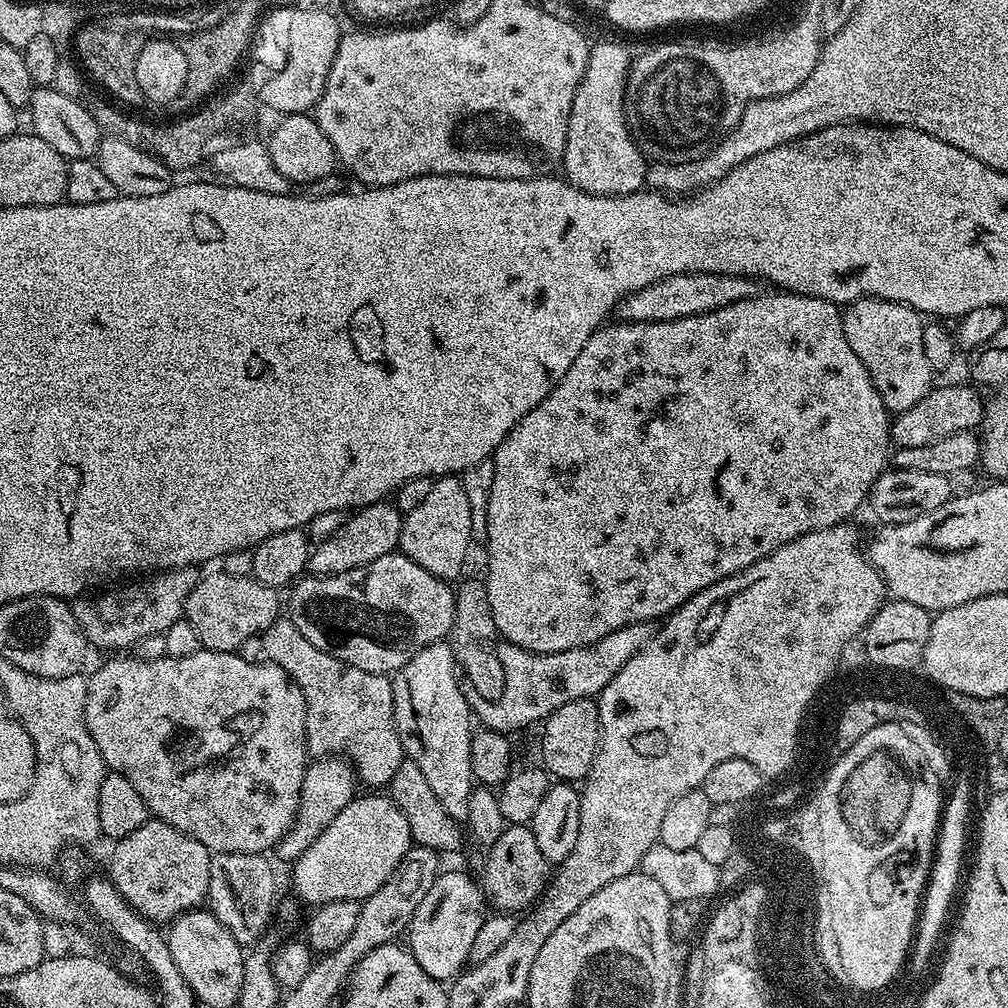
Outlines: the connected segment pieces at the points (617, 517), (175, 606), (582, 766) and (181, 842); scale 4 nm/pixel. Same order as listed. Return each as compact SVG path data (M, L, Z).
M776 290L773 293L773 296L757 294L745 300L722 306L718 310L710 310L701 316L687 316L686 318L659 320L658 322L630 320L615 322L616 324L612 324L613 322L605 323L593 332L590 342L586 342L586 346L582 346L578 358L574 358L570 370L566 370L566 374L562 374L558 386L554 386L554 390L550 390L550 394L546 394L546 398L542 398L542 402L538 402L538 406L534 406L534 410L530 410L530 414L526 414L526 418L519 420L514 426L514 430L510 430L510 434L506 434L506 438L502 438L502 442L496 448L495 456L491 457L494 466L494 486L490 486L490 502L488 503L488 535L486 537L488 576L486 575L486 585L489 592L490 611L494 616L494 626L497 633L507 643L517 644L531 652L561 652L562 650L581 648L590 642L598 642L598 638L606 638L606 634L614 634L614 630L622 630L622 626L630 626L634 622L659 621L681 608L694 594L706 590L706 586L754 566L754 562L766 558L771 552L778 550L783 544L802 534L851 521L853 519L851 516L860 507L865 507L875 480L884 473L890 460L890 413L888 407L882 402L882 394L878 394L862 358L858 358L858 354L854 354L854 350L850 350L850 342L846 342L846 334L842 330L844 318L837 305L822 298L800 296L796 292Z
M191 567L186 568L169 568L166 572L156 572L155 574L145 575L143 578L136 578L133 584L124 584L121 588L112 588L109 587L107 590L109 592L104 592L101 596L92 596L96 594L85 594L79 598L73 599L71 601L70 607L72 613L74 614L74 618L78 622L78 626L82 630L82 634L84 637L88 639L89 645L93 649L96 648L105 648L108 651L108 654L116 654L119 648L132 648L135 649L141 642L143 642L146 638L150 638L151 636L163 636L166 630L170 630L170 626L174 626L174 622L178 622L184 614L184 607L186 606L186 598L190 598L190 590L194 590L194 586L196 585L196 580L194 579L194 575L192 576L193 569Z
M595 699L566 702L566 706L558 706L554 714L543 721L544 733L540 736L539 763L548 771L548 775L560 782L583 782L587 780L594 766L594 758L600 750L600 706Z
M149 818L138 830L115 841L108 868L112 885L142 914L157 926L167 925L184 912L199 909L207 901L210 862L213 853L202 842L182 834L166 822Z

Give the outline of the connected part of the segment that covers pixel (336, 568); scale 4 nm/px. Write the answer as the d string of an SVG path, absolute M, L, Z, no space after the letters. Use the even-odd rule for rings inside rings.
M381 502L355 509L345 519L343 526L334 530L334 534L330 534L330 538L315 545L312 555L308 558L307 571L313 576L333 576L346 570L364 568L374 562L374 558L382 558L397 551L403 525L404 516L396 509L395 503Z

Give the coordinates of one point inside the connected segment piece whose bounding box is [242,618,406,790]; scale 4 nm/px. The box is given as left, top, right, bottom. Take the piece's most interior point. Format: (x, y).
(349, 713)

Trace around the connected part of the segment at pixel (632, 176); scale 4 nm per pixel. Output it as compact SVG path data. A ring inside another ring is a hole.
M604 40L601 44L593 43L588 49L586 70L582 74L582 82L578 82L574 106L570 110L562 169L564 168L563 175L569 184L590 194L625 196L641 191L648 178L646 158L632 140L628 120L624 117L624 91L628 88L628 71L632 68L633 59L633 53L628 53L622 45L615 44L612 40Z

